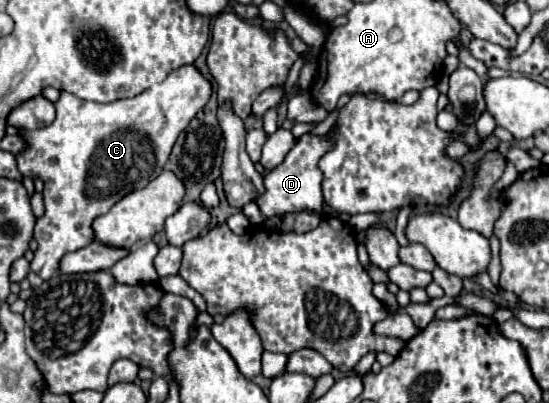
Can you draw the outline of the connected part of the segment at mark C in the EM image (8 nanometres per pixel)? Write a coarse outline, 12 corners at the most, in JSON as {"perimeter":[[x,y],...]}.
{"perimeter":[[194,64],[108,104],[62,92],[20,130],[44,182],[32,272],[162,172],[210,96]]}

